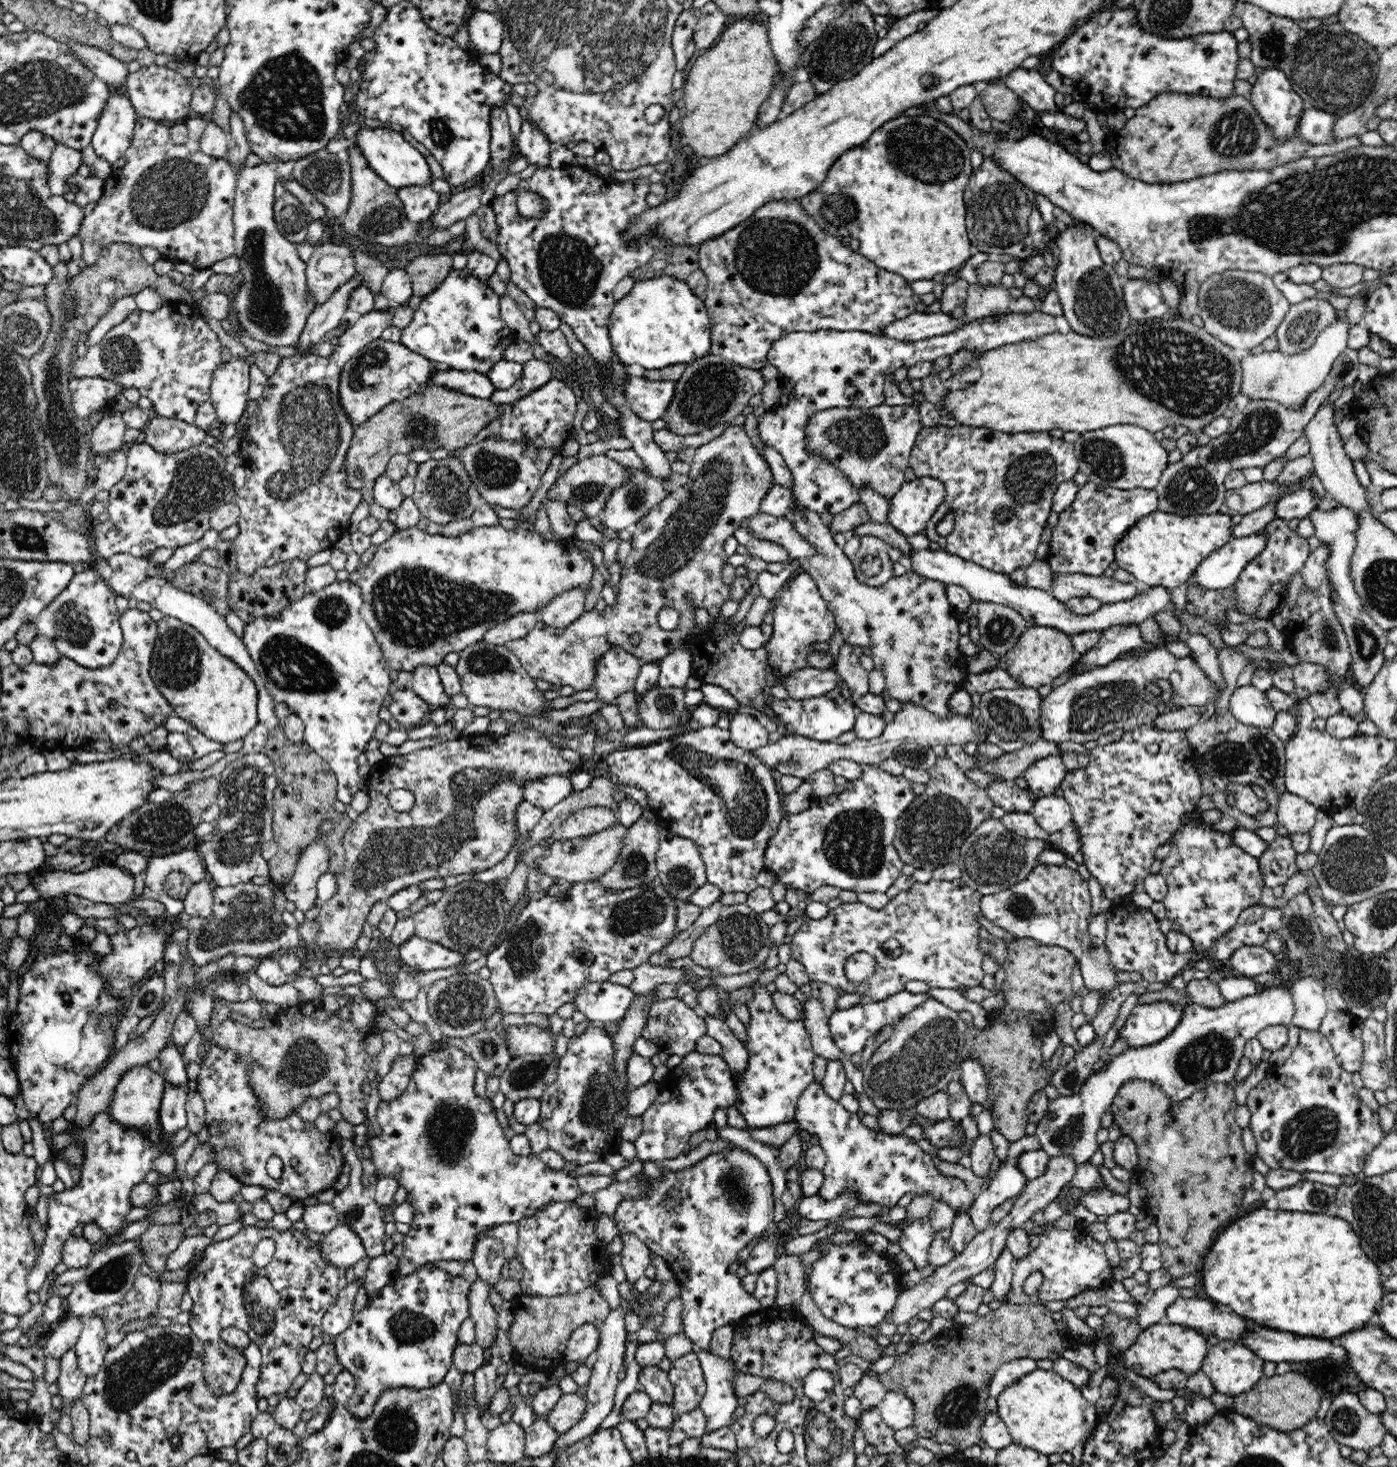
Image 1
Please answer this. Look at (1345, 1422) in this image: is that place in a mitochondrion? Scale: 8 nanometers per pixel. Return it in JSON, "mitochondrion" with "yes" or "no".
{"mitochondrion":"yes"}

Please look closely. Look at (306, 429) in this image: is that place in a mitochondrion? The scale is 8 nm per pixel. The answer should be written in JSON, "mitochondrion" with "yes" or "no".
{"mitochondrion":"yes"}

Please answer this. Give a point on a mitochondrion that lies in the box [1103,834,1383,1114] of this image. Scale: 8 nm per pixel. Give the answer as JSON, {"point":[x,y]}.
{"point":[1209,1052]}

